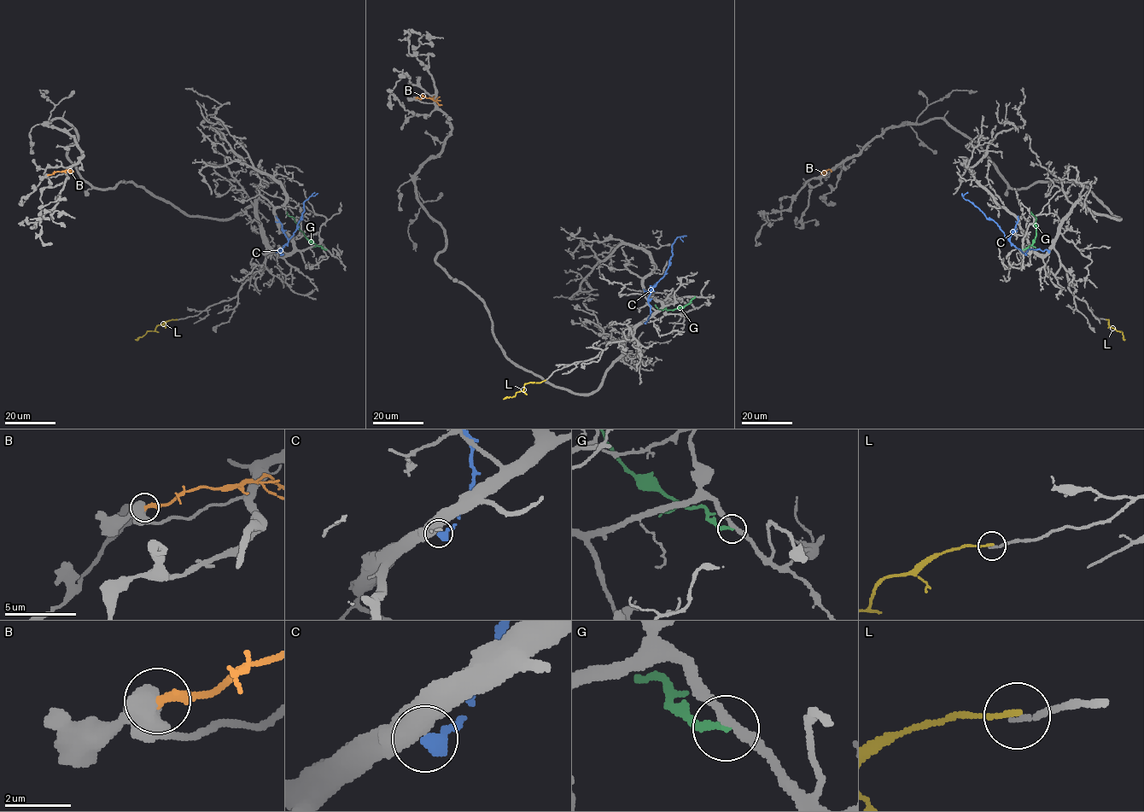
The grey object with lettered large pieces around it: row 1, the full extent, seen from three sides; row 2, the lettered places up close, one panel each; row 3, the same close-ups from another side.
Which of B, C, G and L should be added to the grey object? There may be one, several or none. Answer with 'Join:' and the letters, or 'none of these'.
Join: none of these

